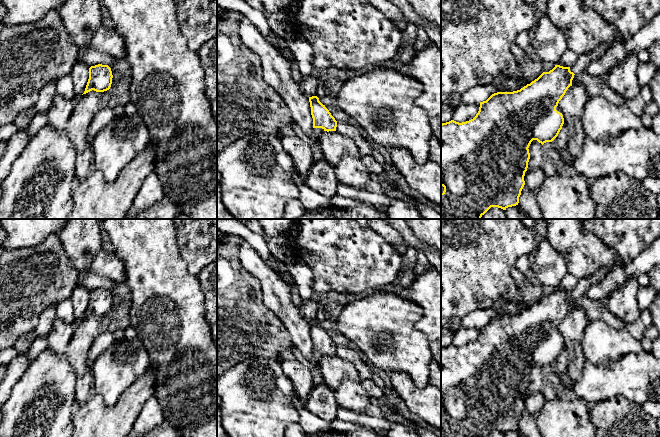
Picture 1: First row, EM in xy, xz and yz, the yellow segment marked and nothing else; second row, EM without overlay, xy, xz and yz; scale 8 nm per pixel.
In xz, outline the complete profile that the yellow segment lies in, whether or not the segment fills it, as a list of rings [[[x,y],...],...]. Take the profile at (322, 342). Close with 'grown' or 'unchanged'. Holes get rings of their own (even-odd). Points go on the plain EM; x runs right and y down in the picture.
[[[317,320],[309,321],[313,352],[317,360],[324,355],[336,355],[337,345]]]; grown

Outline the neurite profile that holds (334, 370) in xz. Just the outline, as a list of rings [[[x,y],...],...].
[[[324,355],[318,360],[318,367],[324,383],[332,389],[337,388],[345,379],[360,382],[357,368],[337,355]]]

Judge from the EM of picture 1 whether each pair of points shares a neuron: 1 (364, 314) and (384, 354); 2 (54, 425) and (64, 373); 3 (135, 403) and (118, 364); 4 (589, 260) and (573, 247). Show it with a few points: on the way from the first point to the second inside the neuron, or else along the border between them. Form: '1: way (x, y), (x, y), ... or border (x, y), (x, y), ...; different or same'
1: way (374, 324), (384, 334), (384, 344); same
2: way (58, 412), (67, 401), (64, 396), (64, 386); same
3: border (146, 371), (113, 404); different
4: way (585, 256), (577, 248); same

